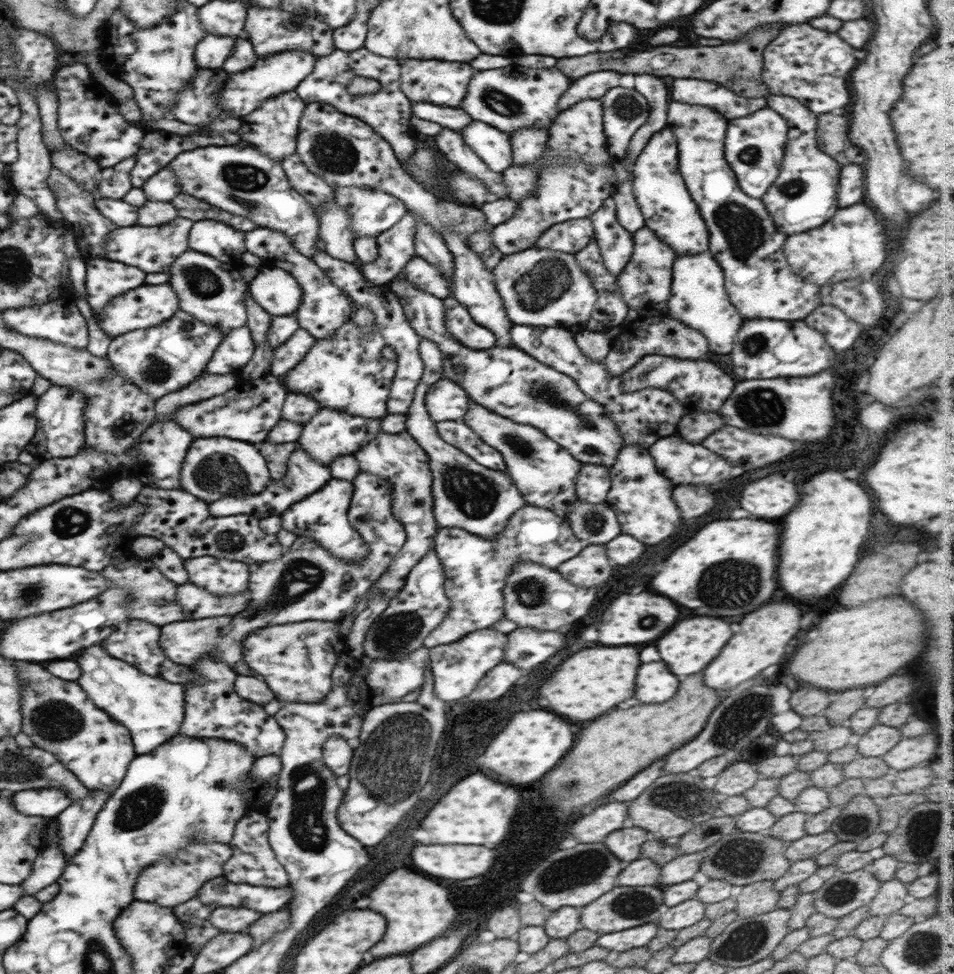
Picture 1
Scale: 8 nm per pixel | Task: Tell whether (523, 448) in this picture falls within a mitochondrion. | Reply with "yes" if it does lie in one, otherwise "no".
yes

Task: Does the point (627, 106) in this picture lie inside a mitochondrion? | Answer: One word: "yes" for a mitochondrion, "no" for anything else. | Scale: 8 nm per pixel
yes

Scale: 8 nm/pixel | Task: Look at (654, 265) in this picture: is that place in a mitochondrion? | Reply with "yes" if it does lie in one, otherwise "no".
no

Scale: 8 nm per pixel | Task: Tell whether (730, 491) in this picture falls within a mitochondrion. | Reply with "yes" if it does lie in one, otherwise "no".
no

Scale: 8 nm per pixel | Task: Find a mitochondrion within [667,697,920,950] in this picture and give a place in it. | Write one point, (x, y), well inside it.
(741, 857)

